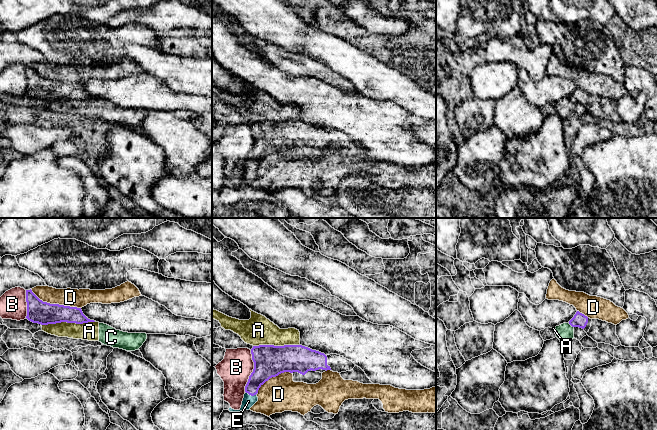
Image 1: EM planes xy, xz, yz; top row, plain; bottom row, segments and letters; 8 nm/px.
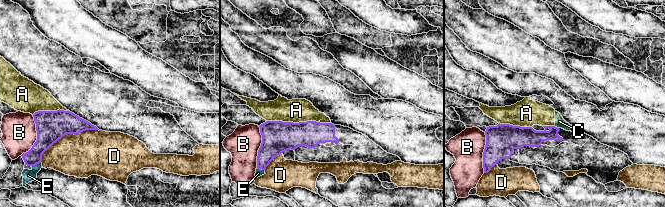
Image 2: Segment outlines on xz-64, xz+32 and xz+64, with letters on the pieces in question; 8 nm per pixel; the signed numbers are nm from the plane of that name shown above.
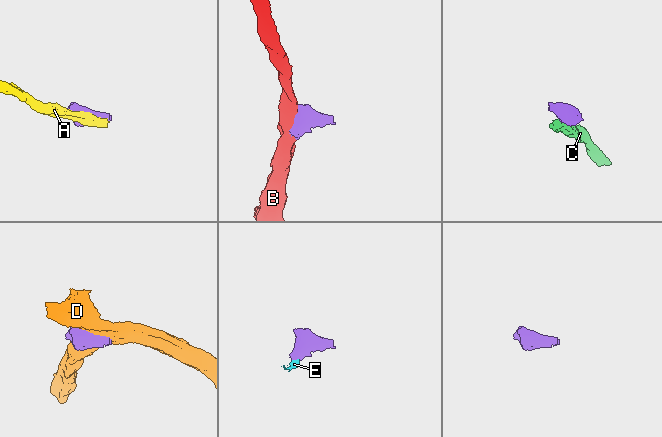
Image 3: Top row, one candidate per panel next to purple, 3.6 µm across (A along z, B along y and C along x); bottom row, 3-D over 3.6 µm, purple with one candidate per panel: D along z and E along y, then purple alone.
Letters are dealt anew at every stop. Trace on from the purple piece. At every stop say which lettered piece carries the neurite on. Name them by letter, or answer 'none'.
E

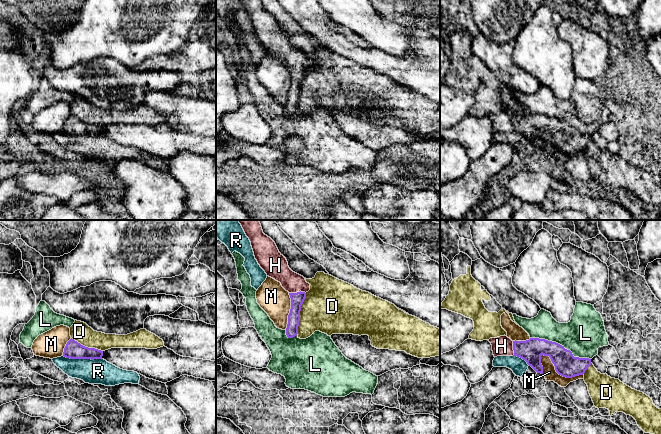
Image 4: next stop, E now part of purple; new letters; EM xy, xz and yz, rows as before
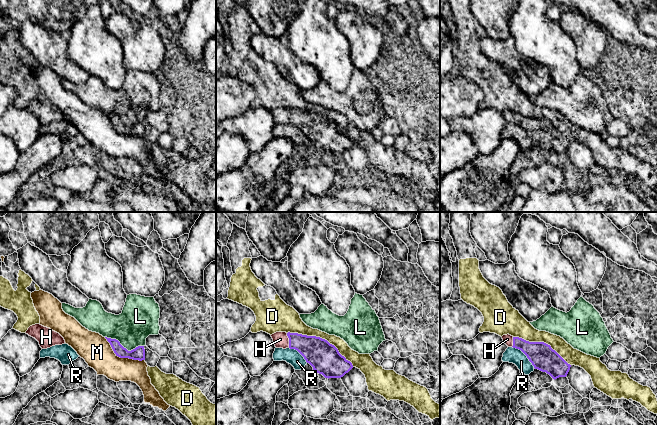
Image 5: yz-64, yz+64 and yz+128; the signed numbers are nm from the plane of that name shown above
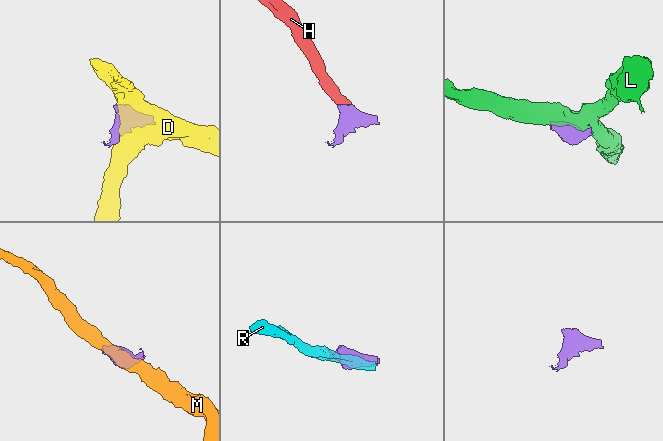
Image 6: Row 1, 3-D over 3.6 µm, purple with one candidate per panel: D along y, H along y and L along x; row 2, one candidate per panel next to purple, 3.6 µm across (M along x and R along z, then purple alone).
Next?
H

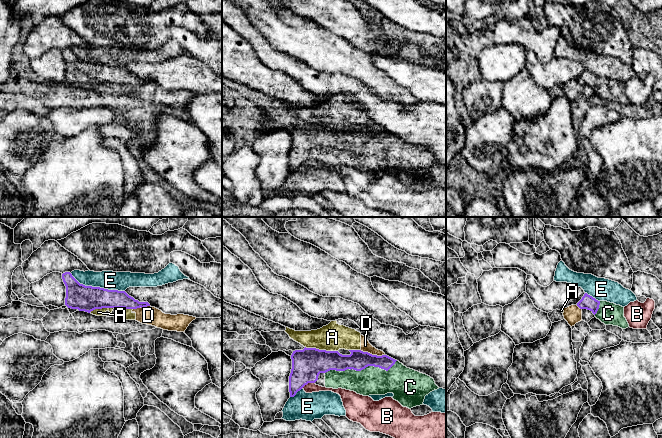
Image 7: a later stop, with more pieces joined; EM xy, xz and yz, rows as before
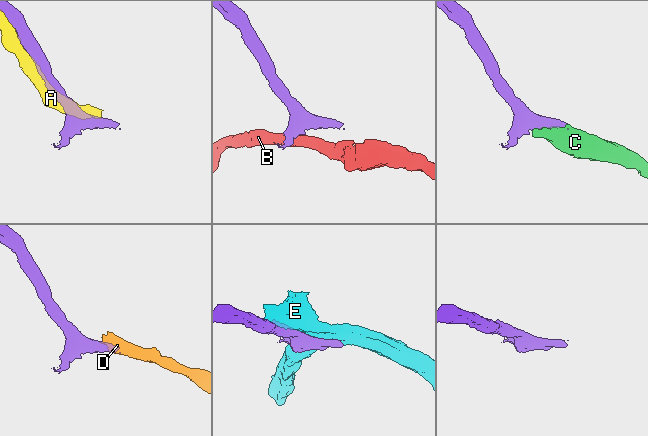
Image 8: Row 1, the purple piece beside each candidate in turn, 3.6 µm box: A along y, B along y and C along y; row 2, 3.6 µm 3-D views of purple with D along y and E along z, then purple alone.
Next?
C

